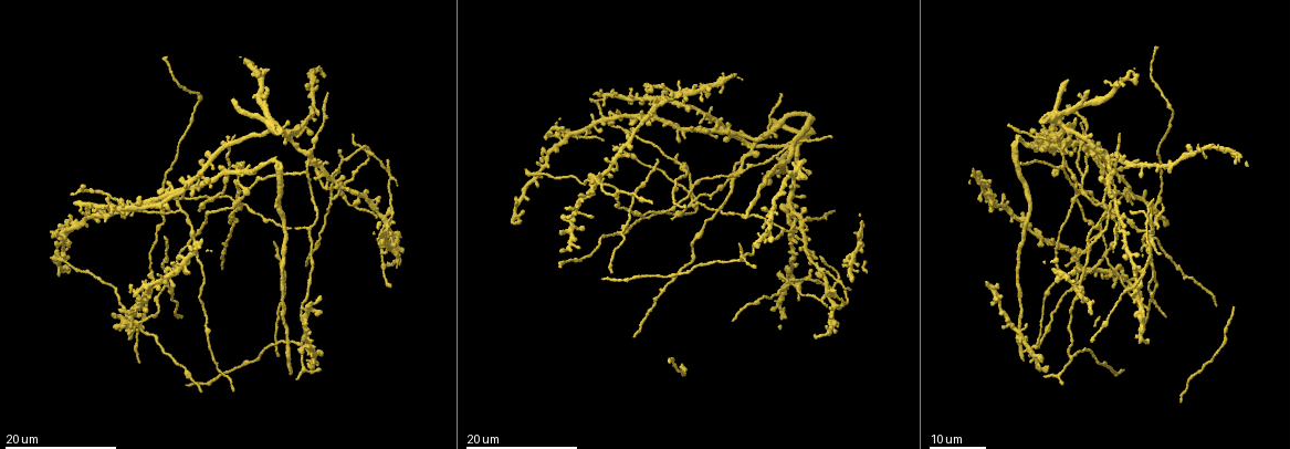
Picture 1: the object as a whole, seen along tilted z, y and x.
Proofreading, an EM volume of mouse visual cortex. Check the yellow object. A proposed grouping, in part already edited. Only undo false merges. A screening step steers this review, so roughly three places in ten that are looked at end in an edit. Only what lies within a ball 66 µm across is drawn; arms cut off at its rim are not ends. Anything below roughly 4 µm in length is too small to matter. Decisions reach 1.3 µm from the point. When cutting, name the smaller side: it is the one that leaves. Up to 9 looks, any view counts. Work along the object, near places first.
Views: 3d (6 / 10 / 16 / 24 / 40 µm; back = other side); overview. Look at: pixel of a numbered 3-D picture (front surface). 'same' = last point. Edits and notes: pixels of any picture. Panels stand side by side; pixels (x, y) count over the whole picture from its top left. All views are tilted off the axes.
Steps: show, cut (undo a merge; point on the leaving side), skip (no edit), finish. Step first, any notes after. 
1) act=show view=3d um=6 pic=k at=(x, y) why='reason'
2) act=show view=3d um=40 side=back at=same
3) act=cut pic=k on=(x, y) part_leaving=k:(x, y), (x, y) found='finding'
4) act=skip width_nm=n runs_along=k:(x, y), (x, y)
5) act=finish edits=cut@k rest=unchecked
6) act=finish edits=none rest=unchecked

act=show view=3d um=16 pic=1 at=(1149, 220)

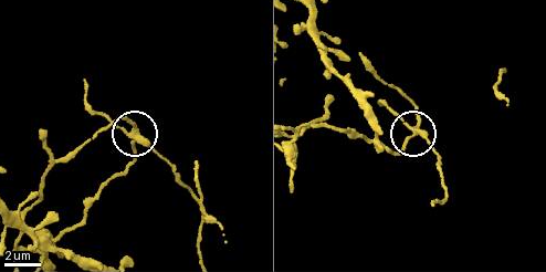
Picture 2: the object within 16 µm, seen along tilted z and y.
act=show view=3d um=10 pic=2 at=(412, 132)

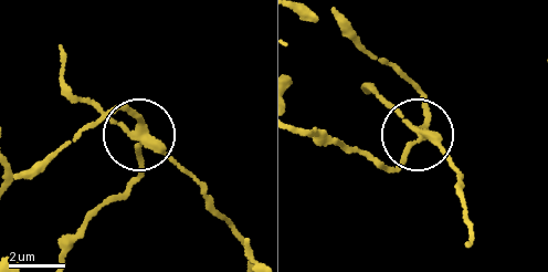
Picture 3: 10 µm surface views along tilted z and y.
act=cut pic=3 on=(125, 110) arms=4 part_leaving=3:(146, 138), (141, 168), (66, 253) found='a second neuron is stuck on'

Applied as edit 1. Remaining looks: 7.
act=show view=3d um=24 pic=1 at=(310, 162) why='looks like a crossing'

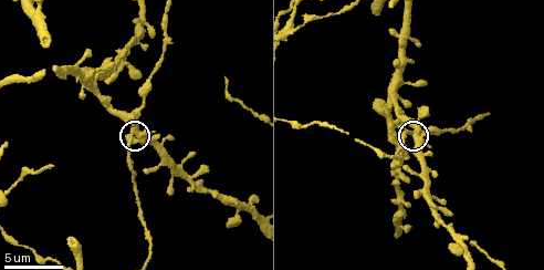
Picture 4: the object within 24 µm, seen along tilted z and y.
act=show view=3d um=10 pic=4 at=(411, 133)

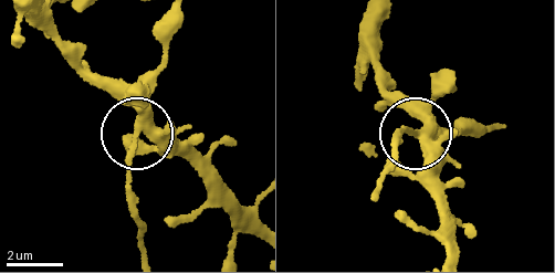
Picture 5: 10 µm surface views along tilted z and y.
act=show view=3d um=10 side=back pic=5 at=(141, 133)

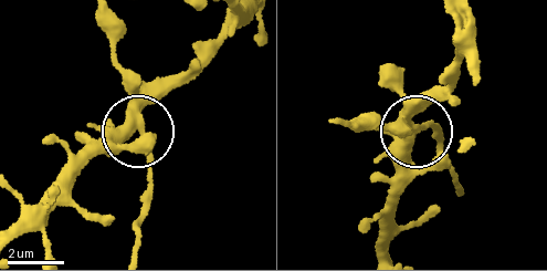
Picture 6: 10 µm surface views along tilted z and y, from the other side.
act=skip width_nm=320 runs_along=6:(462, 11), (459, 61), (416, 110), (410, 148), (385, 206) found='one neuron here'

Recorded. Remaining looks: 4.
act=show view=3d um=24 pic=1 at=(692, 203) why='four or more arms meet'

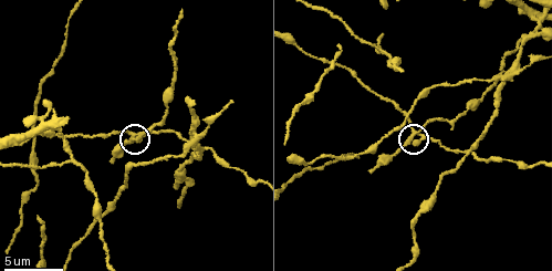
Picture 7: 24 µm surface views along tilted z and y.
act=show view=3d um=6 pic=7 at=(134, 137)

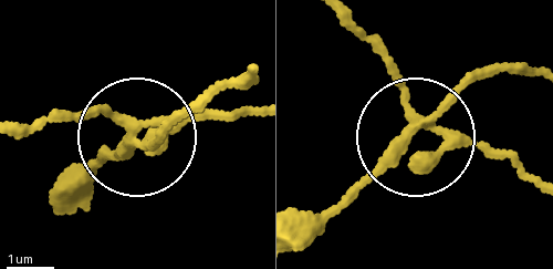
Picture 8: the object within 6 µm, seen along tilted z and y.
act=cut pic=8 on=(158, 141) part_leaving=8:(129, 142), (242, 79) found='a second neuron is stuck on'

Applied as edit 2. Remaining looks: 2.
act=finish edits=cut@3,cut@8 rest=unchecked

